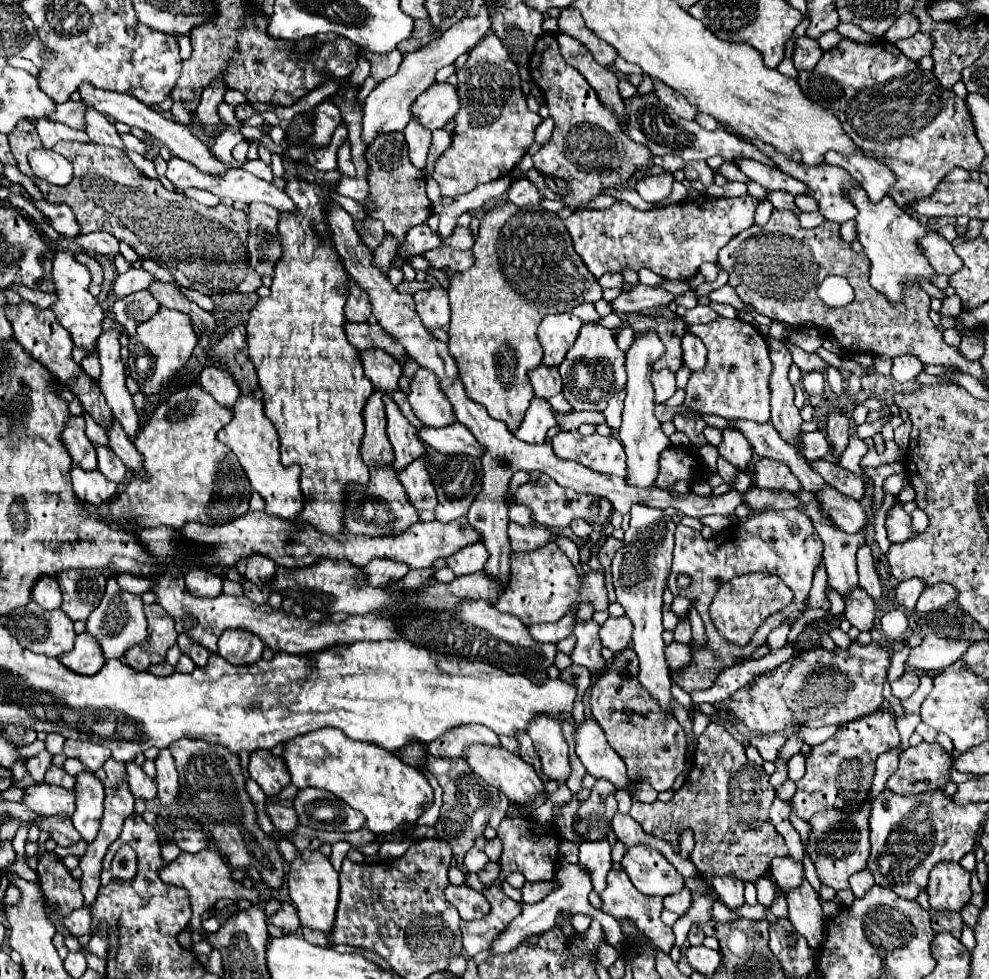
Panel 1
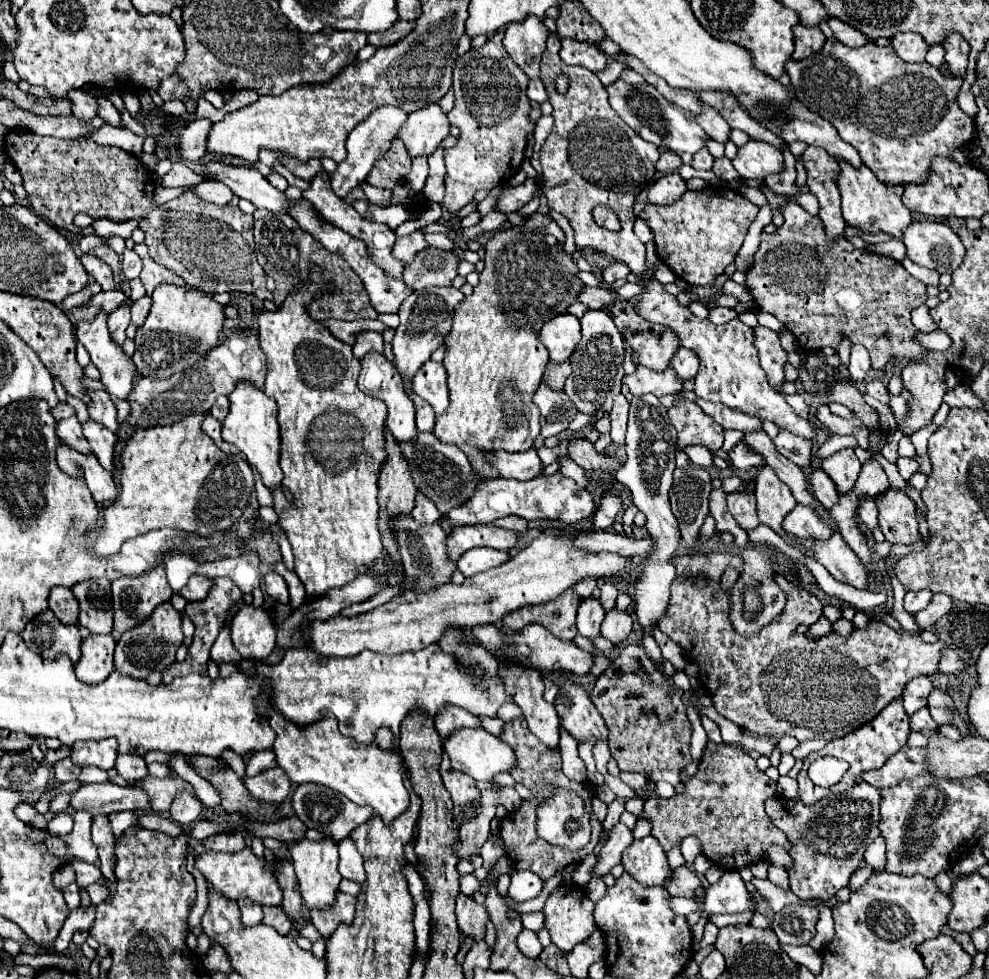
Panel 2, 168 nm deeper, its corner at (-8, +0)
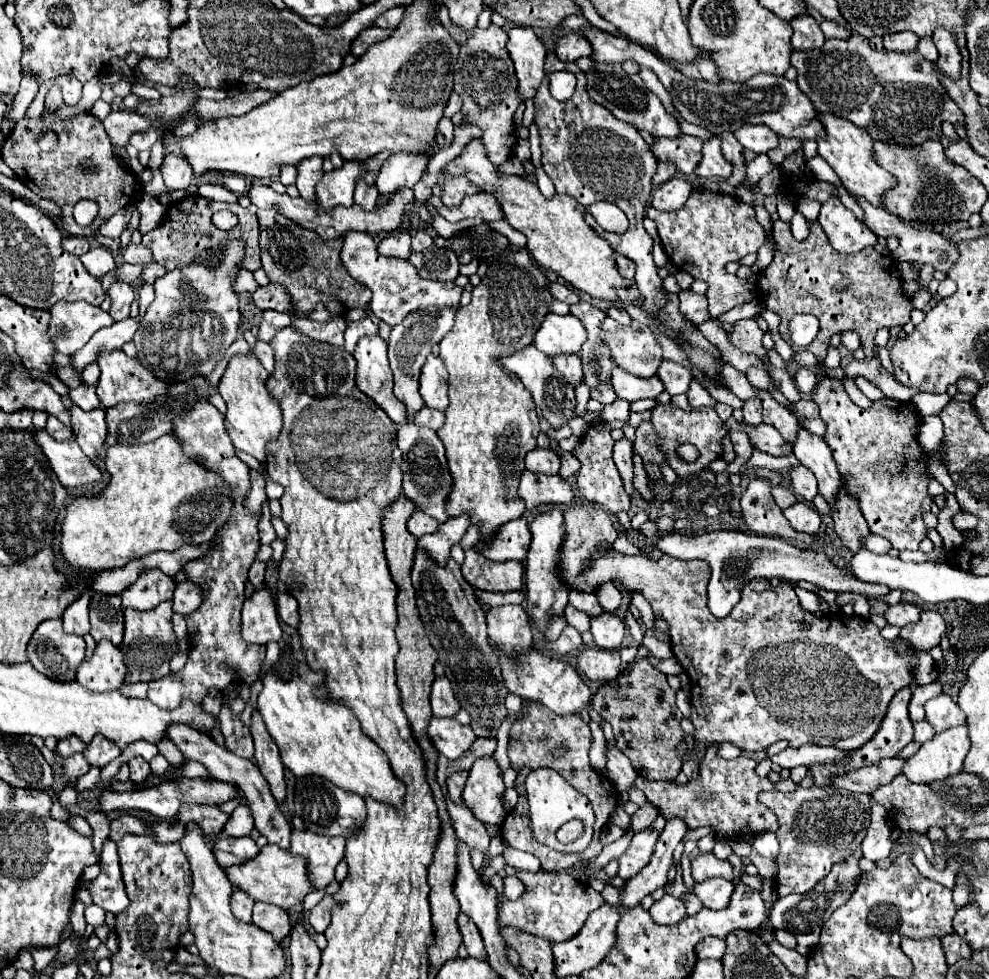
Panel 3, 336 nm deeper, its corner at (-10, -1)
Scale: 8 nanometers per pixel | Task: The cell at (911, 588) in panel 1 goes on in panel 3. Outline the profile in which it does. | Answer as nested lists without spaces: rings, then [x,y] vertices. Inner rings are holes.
[[[897,603],[885,611],[887,623],[897,625],[897,627],[905,627],[909,623],[919,621],[919,615],[921,615],[921,607],[913,603]]]

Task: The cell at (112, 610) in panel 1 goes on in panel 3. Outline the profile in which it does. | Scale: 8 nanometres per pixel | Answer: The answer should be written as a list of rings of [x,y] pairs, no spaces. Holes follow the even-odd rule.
[[[159,569],[145,571],[127,591],[123,591],[123,607],[135,607],[147,611],[159,603],[171,599],[175,591],[175,581]]]

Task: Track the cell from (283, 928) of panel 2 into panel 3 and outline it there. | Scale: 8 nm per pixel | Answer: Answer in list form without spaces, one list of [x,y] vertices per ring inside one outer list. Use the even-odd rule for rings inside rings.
[[[255,903],[253,923],[259,929],[269,931],[277,943],[281,943],[289,935],[289,917],[287,917],[287,911],[283,911],[281,907],[267,905],[267,903]]]

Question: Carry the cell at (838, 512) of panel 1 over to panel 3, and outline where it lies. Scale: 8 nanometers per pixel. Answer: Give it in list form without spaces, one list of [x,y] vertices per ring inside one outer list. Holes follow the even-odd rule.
[[[799,465],[791,471],[791,485],[793,485],[793,491],[795,495],[799,495],[801,499],[805,501],[813,501],[813,497],[819,493],[817,491],[817,481],[815,481],[815,475],[811,475],[811,471],[807,471],[807,467]]]

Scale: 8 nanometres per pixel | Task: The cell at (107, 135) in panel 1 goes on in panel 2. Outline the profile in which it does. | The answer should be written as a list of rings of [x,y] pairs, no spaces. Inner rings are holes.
[[[83,90],[67,92],[67,100],[73,104],[73,116],[77,118],[93,118],[97,114],[97,100]]]

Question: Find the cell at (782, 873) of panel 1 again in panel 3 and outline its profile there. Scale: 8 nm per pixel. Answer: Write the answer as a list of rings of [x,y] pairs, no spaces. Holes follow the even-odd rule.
[[[763,833],[759,837],[755,837],[753,841],[753,851],[757,851],[763,857],[775,859],[779,855],[779,841],[775,833]]]

